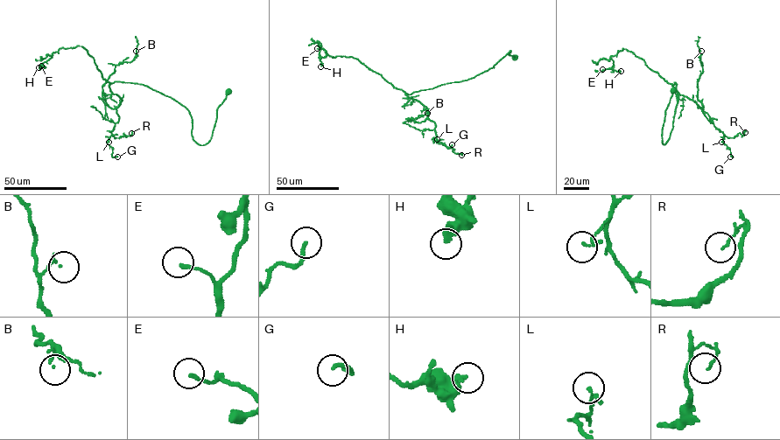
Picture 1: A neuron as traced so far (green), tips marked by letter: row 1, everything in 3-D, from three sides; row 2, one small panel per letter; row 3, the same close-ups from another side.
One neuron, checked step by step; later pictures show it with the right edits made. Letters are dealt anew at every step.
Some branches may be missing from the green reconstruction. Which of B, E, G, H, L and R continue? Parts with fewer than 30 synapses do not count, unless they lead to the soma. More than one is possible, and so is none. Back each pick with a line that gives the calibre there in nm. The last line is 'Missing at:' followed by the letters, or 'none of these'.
Missing at: none of these

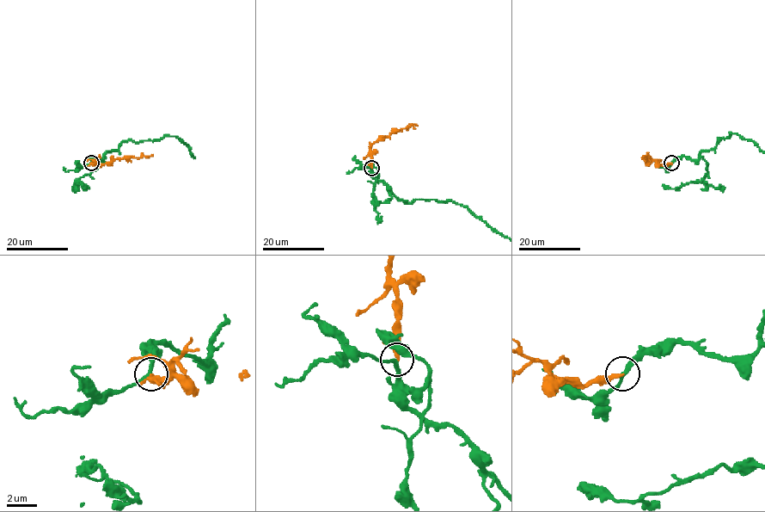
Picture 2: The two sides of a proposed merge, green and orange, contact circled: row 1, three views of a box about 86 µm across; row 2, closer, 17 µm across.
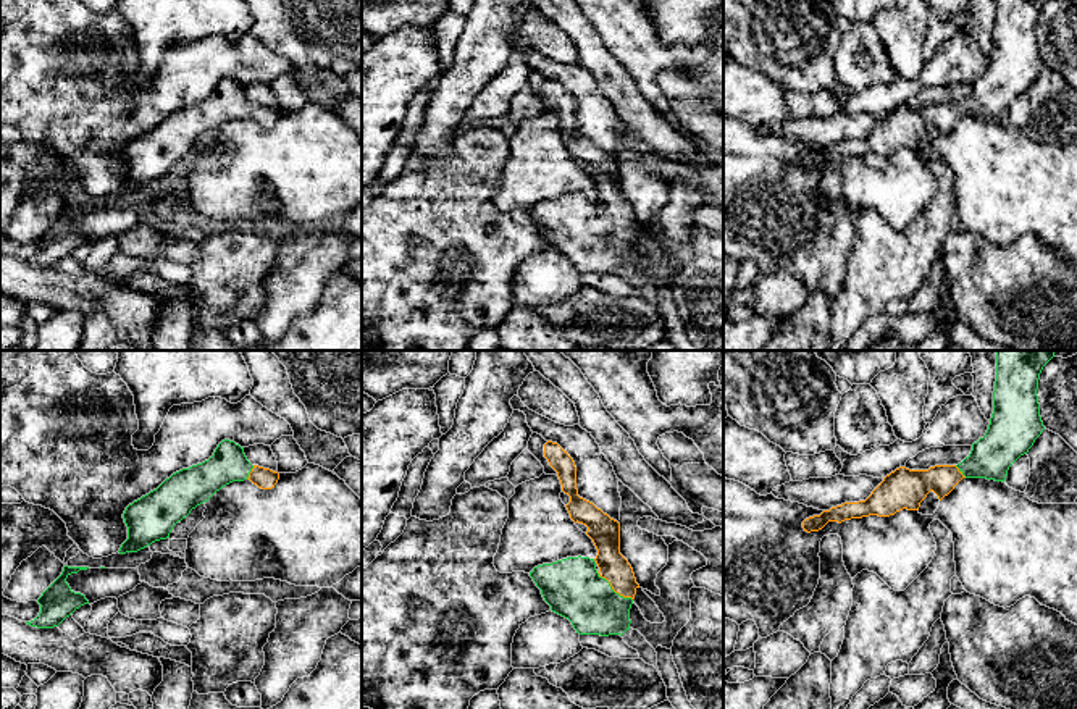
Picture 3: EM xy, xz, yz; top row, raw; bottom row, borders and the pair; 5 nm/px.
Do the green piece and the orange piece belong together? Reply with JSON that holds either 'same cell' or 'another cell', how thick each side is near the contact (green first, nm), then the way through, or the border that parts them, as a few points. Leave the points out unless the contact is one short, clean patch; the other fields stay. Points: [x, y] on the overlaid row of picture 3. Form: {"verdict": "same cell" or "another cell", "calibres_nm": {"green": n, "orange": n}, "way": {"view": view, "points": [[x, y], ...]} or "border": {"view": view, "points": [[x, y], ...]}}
{"verdict": "same cell", "calibres_nm": {"green": 300, "orange": 150}, "way": {"view": "xz", "points": [[572, 587], [575, 590], [612, 590], [614, 567]]}}

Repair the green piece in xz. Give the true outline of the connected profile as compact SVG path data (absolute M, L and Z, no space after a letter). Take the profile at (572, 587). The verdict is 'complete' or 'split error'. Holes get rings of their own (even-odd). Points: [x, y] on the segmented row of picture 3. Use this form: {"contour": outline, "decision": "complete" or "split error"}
{"contour": "M557 443L544 444L544 457L557 472L562 491L570 496L565 506L570 518L588 527L586 535L593 539L597 556L567 557L552 564L543 564L530 572L530 577L541 589L551 610L568 619L580 635L623 635L630 630L630 609L639 585L628 560L620 554L620 523L597 509L593 502L578 496L576 467L573 459Z", "decision": "split error"}

